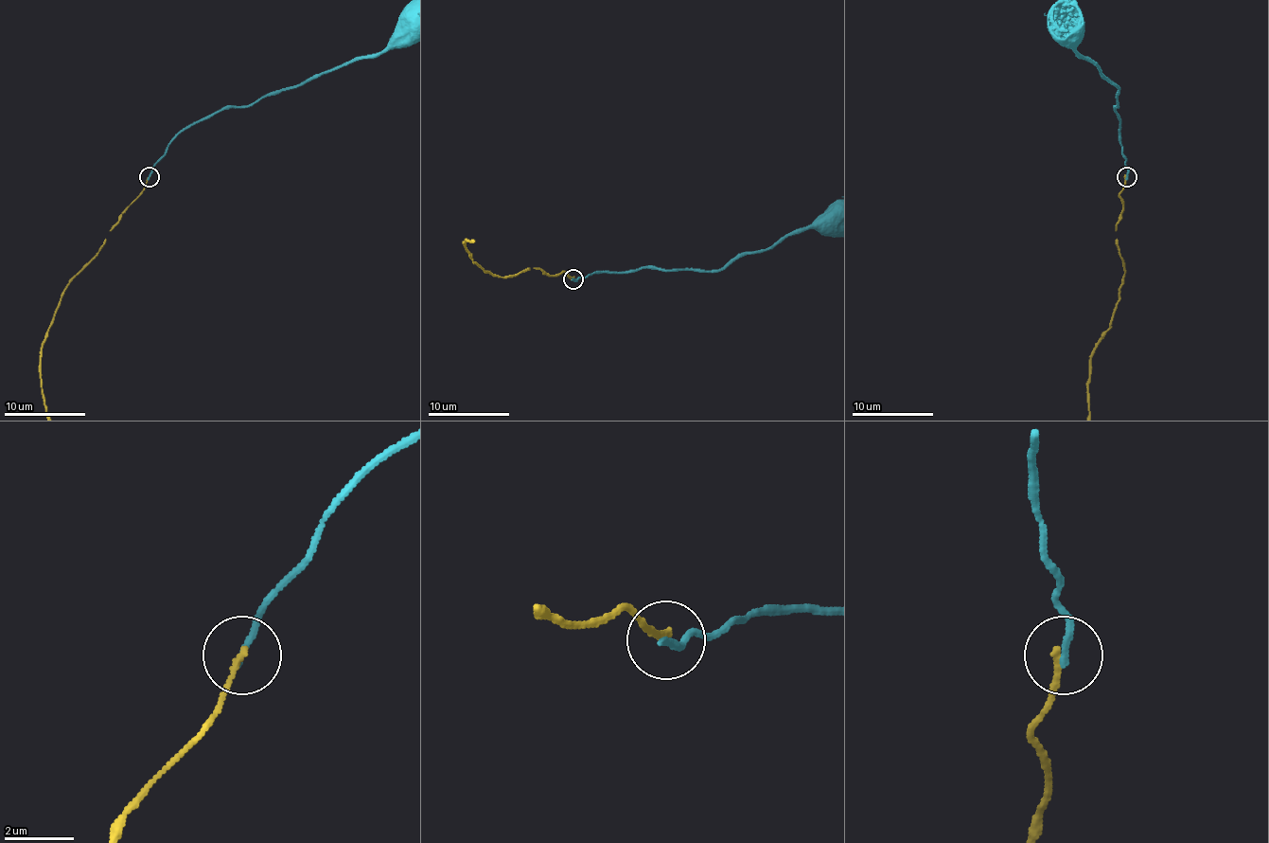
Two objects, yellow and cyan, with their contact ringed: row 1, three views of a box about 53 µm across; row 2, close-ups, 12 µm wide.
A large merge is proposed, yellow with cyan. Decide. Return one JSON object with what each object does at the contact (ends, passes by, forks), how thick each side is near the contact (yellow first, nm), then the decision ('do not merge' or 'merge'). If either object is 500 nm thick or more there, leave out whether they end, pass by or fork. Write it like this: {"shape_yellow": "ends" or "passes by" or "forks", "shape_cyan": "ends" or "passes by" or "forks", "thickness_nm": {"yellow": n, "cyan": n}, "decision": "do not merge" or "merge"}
{"shape_yellow": "ends", "shape_cyan": "ends", "thickness_nm": {"yellow": 180, "cyan": 200}, "decision": "do not merge"}

